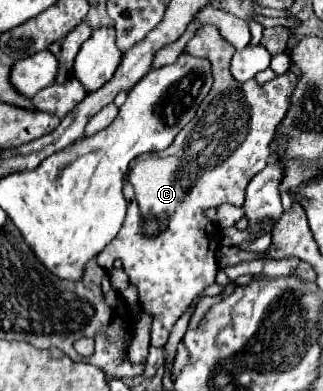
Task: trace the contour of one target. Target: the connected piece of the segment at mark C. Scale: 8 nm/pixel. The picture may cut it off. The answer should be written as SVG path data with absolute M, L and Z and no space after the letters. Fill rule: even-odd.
M202 26L186 44L186 52L210 60L214 86L206 100L200 104L196 118L186 124L174 144L154 158L136 158L130 174L124 180L124 198L128 204L126 220L116 238L96 256L104 270L112 270L116 258L122 260L130 284L138 290L138 302L146 314L152 316L150 346L162 348L168 334L188 304L208 286L216 276L216 250L220 234L204 212L220 204L244 204L244 188L264 170L270 156L270 142L276 134L296 74L286 72L268 84L260 86L256 80L244 84L236 82L230 74L230 60L234 46L228 44L216 26Z

